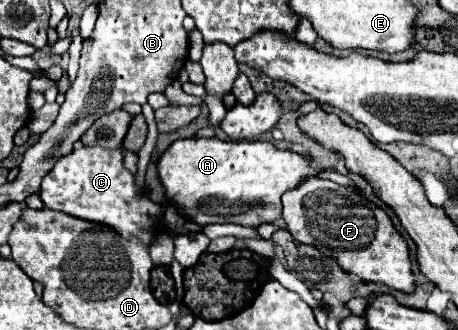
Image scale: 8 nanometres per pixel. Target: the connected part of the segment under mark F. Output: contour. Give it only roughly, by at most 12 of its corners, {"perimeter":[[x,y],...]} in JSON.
{"perimeter":[[304,179],[290,235],[364,281],[414,291],[408,245],[358,191]]}

